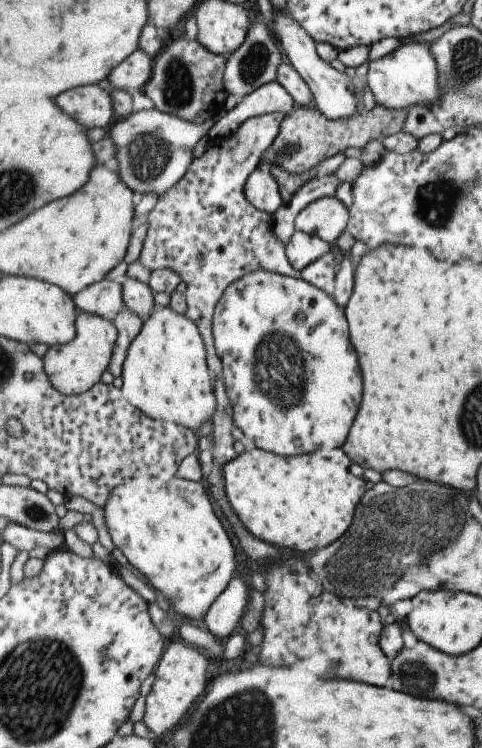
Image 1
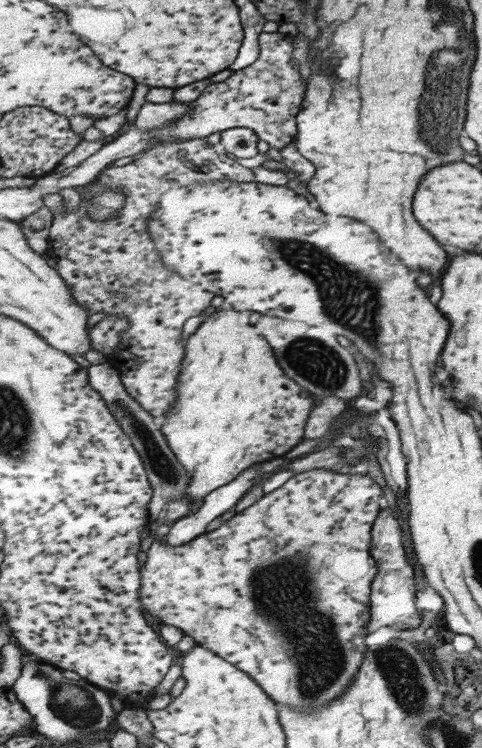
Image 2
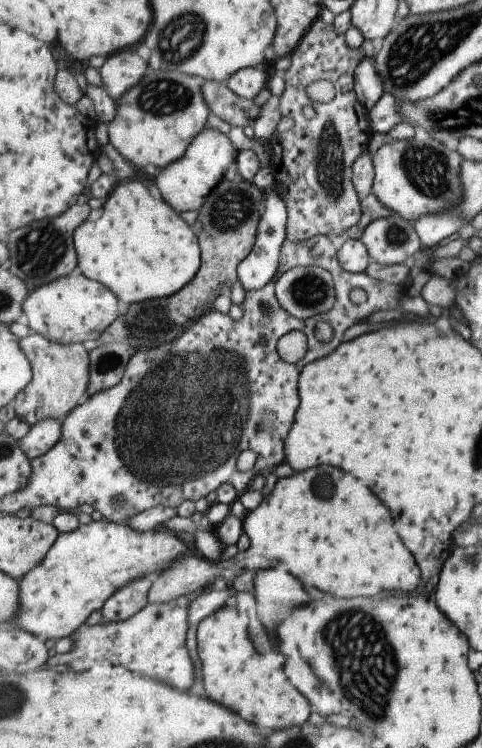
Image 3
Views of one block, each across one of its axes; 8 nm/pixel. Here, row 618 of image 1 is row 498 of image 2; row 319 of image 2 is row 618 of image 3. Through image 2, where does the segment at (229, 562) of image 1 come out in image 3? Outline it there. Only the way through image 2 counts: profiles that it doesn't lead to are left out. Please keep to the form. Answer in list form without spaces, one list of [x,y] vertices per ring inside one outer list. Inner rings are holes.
[[[227,606],[225,610],[213,614],[213,612],[200,621],[196,632],[197,650],[199,658],[203,658],[203,680],[209,698],[213,702],[221,702],[223,706],[229,706],[229,710],[237,710],[237,714],[253,716],[253,722],[261,726],[261,730],[271,732],[277,728],[290,729],[294,726],[303,726],[311,716],[311,704],[307,702],[301,692],[289,686],[289,678],[283,672],[283,666],[277,662],[271,662],[267,654],[259,654],[253,648],[253,642],[249,638],[249,616],[237,612],[235,606]]]

